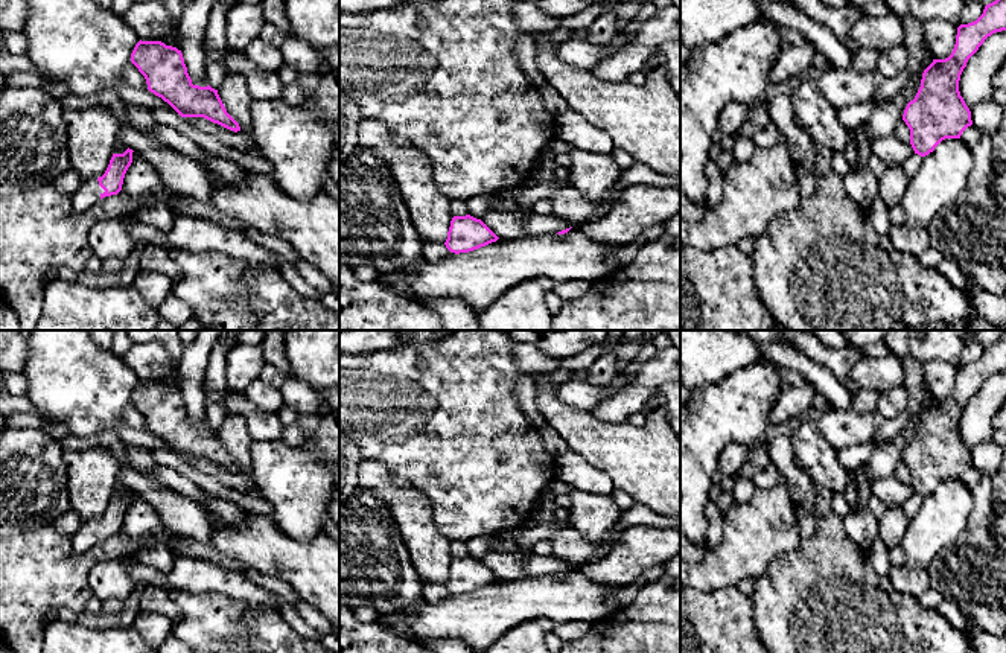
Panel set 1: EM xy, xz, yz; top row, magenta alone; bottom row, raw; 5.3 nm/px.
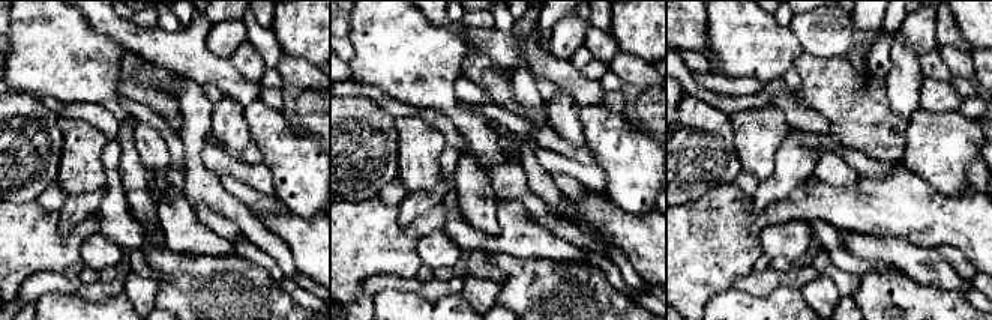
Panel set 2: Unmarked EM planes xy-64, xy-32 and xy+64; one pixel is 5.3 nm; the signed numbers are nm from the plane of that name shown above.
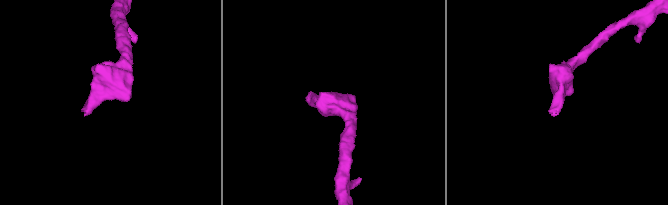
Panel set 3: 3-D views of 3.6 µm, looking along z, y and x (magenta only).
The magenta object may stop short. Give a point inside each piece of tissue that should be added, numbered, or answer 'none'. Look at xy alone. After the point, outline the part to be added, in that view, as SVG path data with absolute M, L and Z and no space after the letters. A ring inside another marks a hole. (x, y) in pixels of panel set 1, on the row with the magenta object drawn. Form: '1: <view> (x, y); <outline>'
1: xy (89, 194); M97 180L84 181L82 186L72 195L73 213L84 213L96 202L105 190L99 186Z

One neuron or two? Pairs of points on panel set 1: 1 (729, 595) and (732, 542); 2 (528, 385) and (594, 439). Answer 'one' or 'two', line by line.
1: two
2: two

